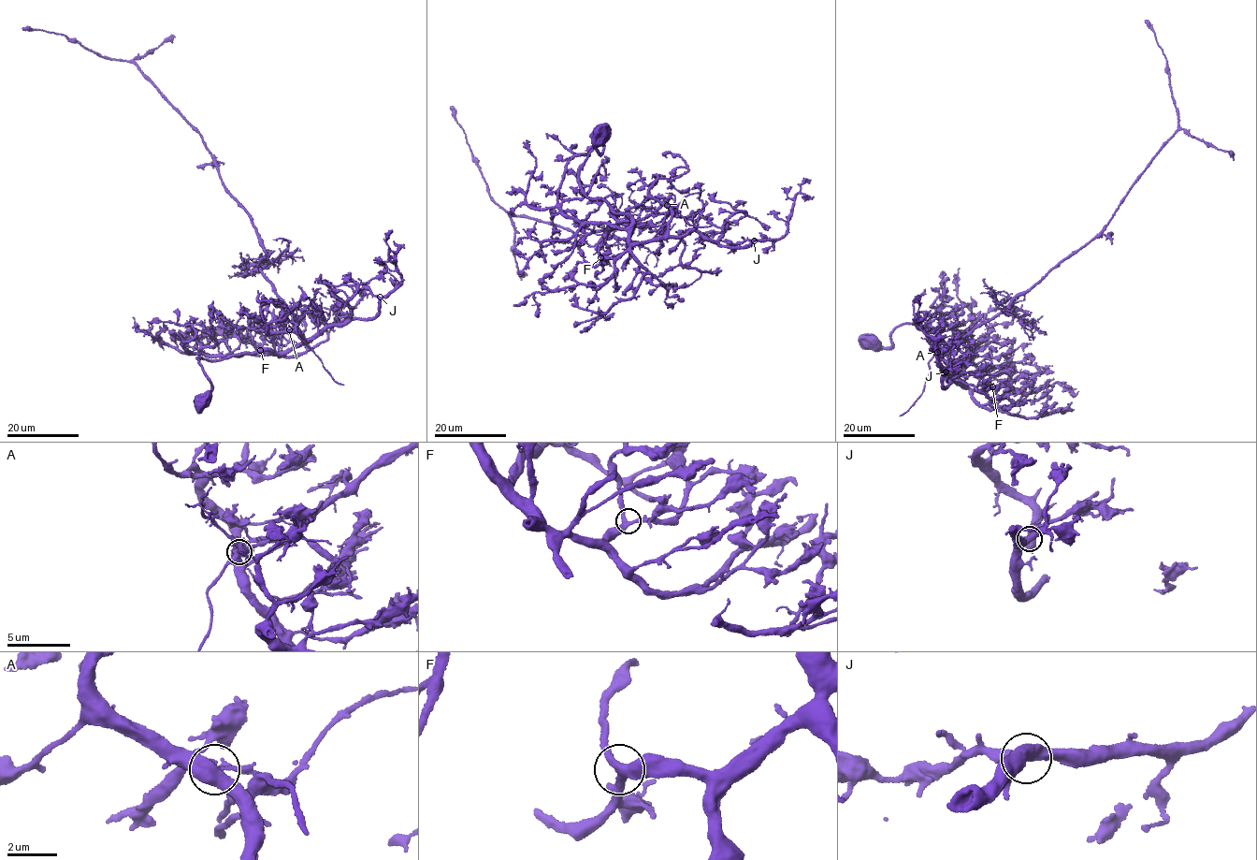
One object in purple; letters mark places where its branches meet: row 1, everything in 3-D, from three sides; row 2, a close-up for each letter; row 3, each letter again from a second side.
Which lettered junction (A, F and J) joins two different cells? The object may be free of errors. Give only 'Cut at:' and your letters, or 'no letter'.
Cut at: A

